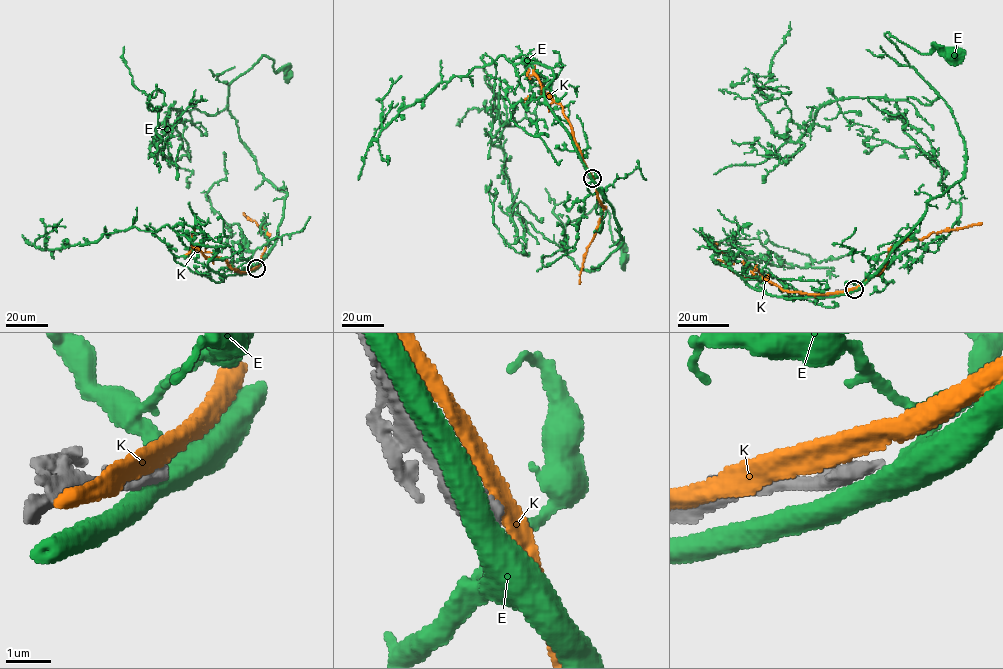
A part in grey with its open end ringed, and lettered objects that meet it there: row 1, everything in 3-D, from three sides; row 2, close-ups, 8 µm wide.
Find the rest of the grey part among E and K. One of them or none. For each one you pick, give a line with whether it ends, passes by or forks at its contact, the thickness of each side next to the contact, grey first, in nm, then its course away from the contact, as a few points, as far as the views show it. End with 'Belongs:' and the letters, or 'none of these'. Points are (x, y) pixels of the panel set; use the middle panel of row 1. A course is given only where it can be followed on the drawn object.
Belongs: none of these

